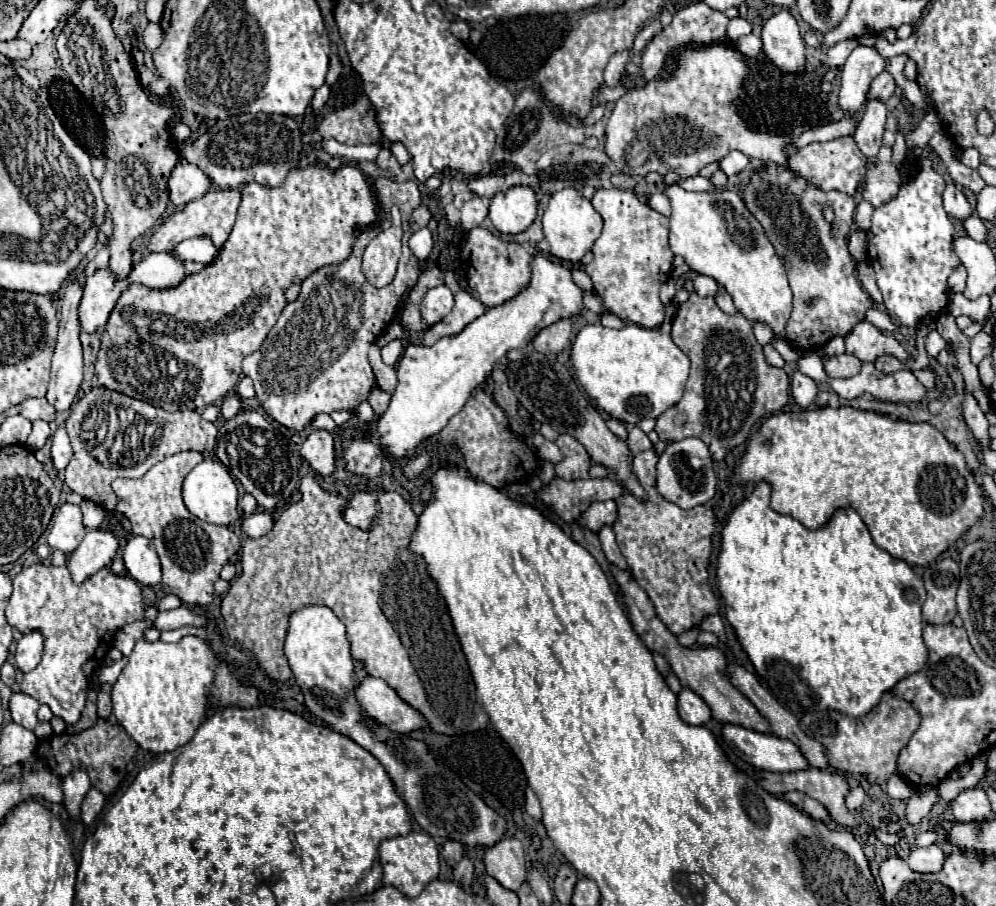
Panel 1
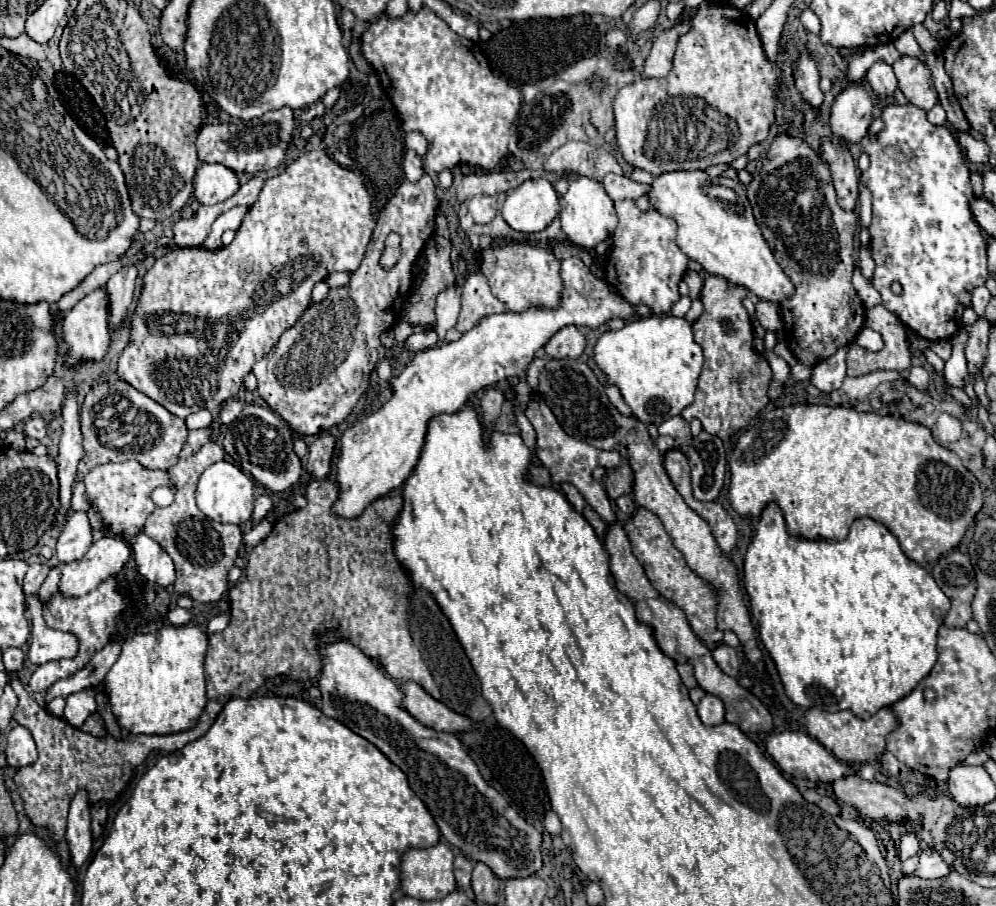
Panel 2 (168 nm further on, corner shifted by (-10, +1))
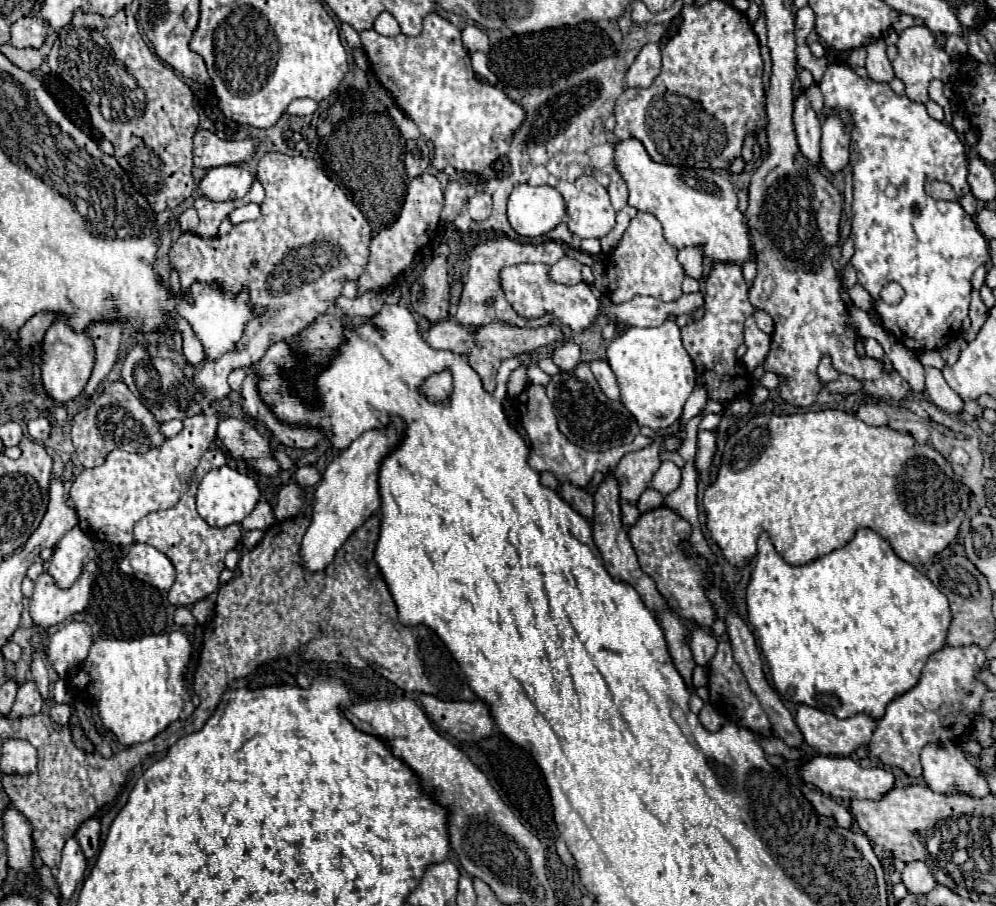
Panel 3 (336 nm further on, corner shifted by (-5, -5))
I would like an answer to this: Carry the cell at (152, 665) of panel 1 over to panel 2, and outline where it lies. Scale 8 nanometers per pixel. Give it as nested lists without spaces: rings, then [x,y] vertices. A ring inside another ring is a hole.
[[[198,625],[184,627],[162,627],[156,633],[134,635],[124,641],[122,655],[112,665],[106,675],[106,693],[112,703],[112,711],[118,723],[138,735],[174,735],[192,729],[206,707],[206,677],[204,677],[204,657],[208,647],[208,635]]]

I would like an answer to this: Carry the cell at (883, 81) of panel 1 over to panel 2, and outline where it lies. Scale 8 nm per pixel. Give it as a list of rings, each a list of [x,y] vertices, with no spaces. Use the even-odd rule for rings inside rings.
[[[902,57],[892,67],[904,97],[912,105],[918,105],[918,109],[930,111],[938,101],[938,93],[934,91],[930,71],[918,59],[912,57]]]

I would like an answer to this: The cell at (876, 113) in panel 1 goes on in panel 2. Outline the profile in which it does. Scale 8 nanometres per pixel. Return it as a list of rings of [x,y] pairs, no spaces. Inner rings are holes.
[[[884,61],[874,63],[874,65],[868,69],[866,79],[868,79],[870,87],[874,89],[878,101],[890,99],[890,97],[896,93],[896,89],[898,89],[898,81],[896,81],[896,77],[894,77],[894,71],[892,71],[892,67],[890,67],[888,63],[884,63]]]

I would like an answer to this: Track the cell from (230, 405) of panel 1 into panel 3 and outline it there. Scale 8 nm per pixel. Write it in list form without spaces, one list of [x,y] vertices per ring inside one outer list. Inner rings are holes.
[[[201,413],[183,419],[183,429],[161,447],[151,447],[145,453],[127,453],[121,449],[109,451],[105,463],[93,469],[83,469],[71,485],[79,527],[95,541],[127,547],[133,539],[133,525],[151,511],[169,509],[177,505],[181,495],[189,489],[191,477],[199,459],[217,437],[217,423],[221,413]]]

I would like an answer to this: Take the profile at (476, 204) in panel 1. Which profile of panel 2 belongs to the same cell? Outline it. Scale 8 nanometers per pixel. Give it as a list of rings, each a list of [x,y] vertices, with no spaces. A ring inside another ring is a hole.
[[[476,195],[468,201],[468,211],[472,213],[476,223],[490,223],[498,211],[496,197],[486,197],[486,195]]]

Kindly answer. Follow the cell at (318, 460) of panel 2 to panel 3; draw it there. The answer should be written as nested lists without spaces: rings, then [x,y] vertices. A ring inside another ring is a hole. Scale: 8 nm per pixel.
[[[301,467],[295,471],[295,479],[301,487],[309,487],[309,485],[317,485],[321,477],[319,477],[315,467]]]

